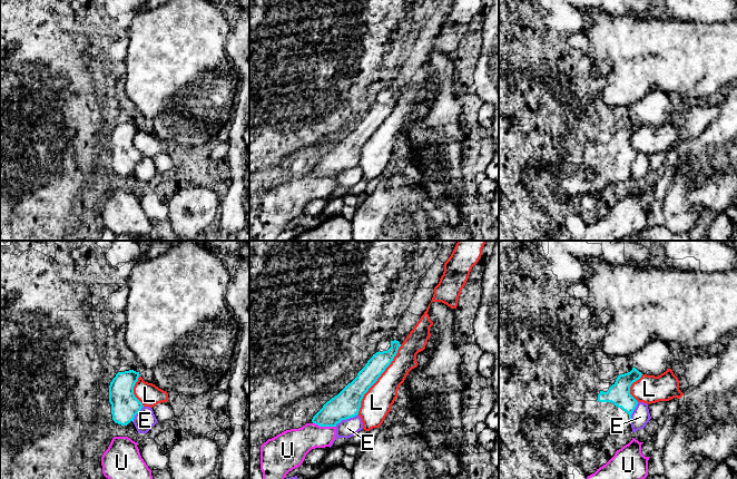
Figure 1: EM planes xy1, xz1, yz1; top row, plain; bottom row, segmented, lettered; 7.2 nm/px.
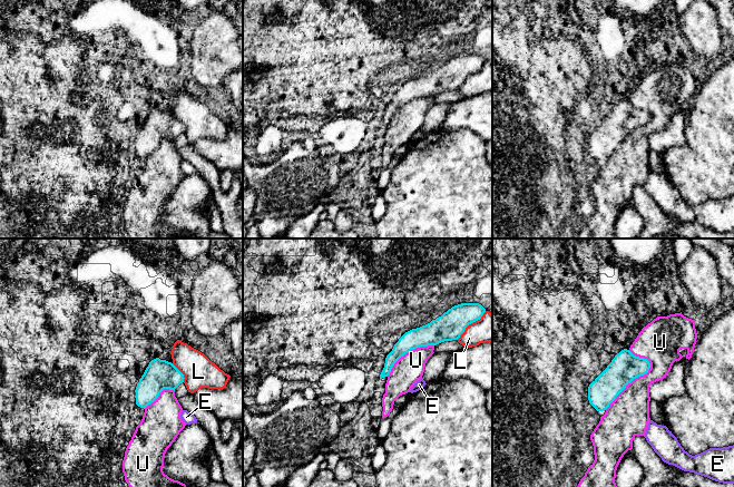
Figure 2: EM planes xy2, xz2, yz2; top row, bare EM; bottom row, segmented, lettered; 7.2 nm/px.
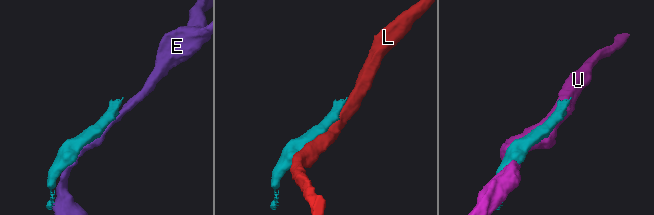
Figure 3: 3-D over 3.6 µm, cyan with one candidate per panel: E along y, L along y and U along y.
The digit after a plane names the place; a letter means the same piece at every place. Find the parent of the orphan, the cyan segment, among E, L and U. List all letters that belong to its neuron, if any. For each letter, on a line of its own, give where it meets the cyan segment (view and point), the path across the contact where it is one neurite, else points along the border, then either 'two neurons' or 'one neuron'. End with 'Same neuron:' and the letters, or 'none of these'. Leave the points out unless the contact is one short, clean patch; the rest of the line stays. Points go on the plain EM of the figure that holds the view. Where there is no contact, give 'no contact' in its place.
E: meets cyan in xz1 at (345, 169); two neurons
L: meets cyan in xz1 at (377, 128); two neurons
U: meets cyan in yz2 at (632, 130); two neurons
Same neuron: none of these

